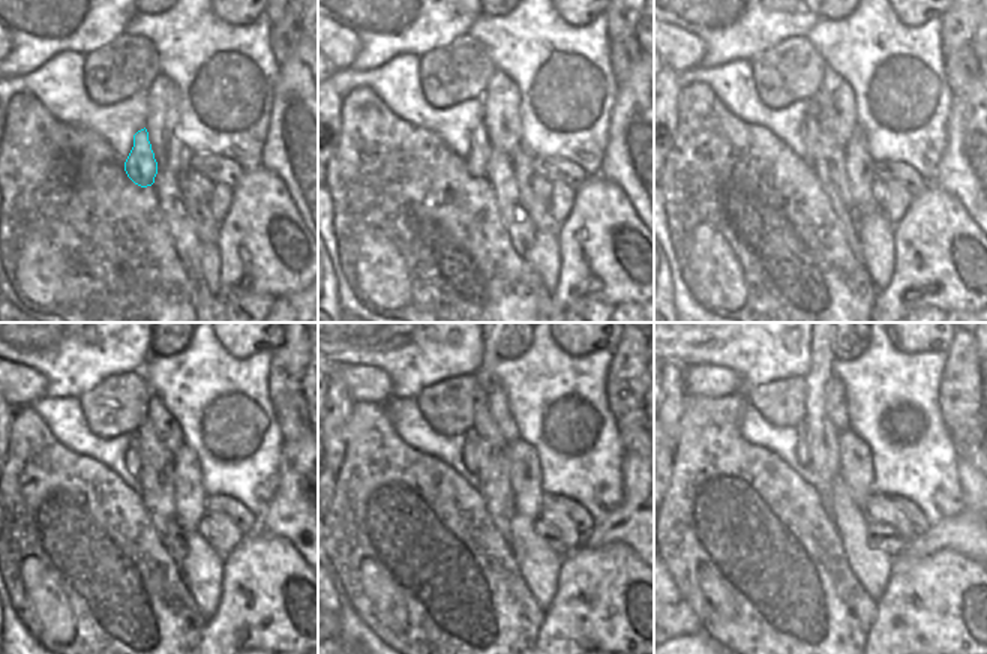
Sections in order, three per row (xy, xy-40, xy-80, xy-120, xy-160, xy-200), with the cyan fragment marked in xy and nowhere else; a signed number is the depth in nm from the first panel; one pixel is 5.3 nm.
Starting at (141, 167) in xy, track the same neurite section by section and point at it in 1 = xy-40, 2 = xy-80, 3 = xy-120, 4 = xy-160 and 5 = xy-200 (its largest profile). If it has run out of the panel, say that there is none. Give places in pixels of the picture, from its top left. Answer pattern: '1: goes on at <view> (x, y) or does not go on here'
1: goes on at xy-40 (476, 161)
2: goes on at xy-80 (809, 131)
3: goes on at xy-120 (132, 462)
4: goes on at xy-160 (468, 453)
5: goes on at xy-200 (803, 455)

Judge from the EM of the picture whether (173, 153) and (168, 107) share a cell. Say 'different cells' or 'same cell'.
same cell

